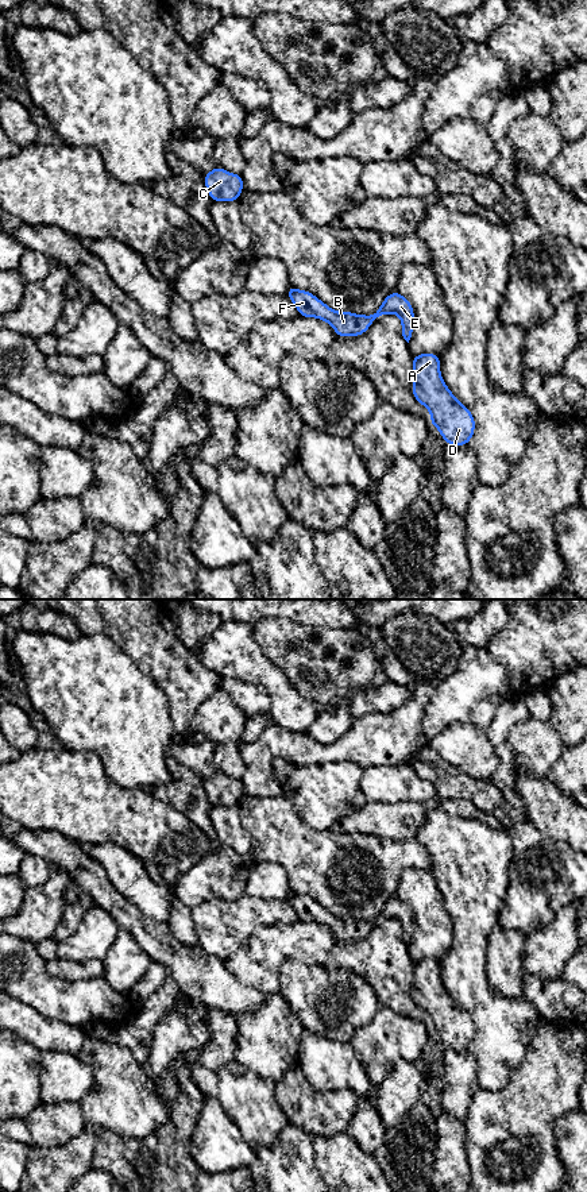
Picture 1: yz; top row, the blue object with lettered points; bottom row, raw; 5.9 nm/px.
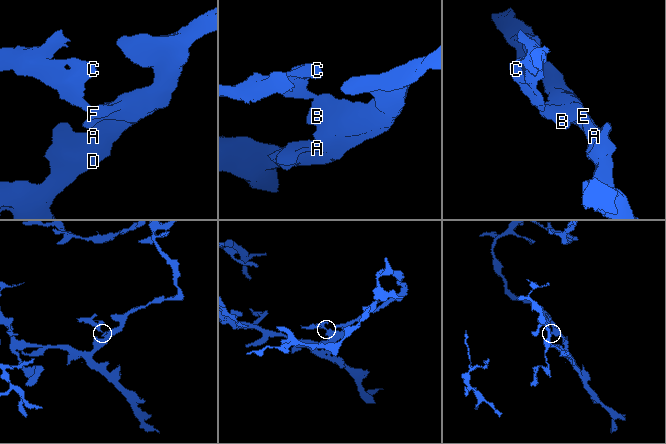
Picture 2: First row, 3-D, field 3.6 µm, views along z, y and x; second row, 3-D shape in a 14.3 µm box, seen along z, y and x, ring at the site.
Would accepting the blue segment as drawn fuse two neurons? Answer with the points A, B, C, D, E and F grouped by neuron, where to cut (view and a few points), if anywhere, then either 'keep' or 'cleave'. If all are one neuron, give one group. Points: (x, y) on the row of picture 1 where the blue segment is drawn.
groups A B D E F / C; cut yz (293, 288), (286, 293); cleave

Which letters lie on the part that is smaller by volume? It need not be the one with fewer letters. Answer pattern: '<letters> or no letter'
C

